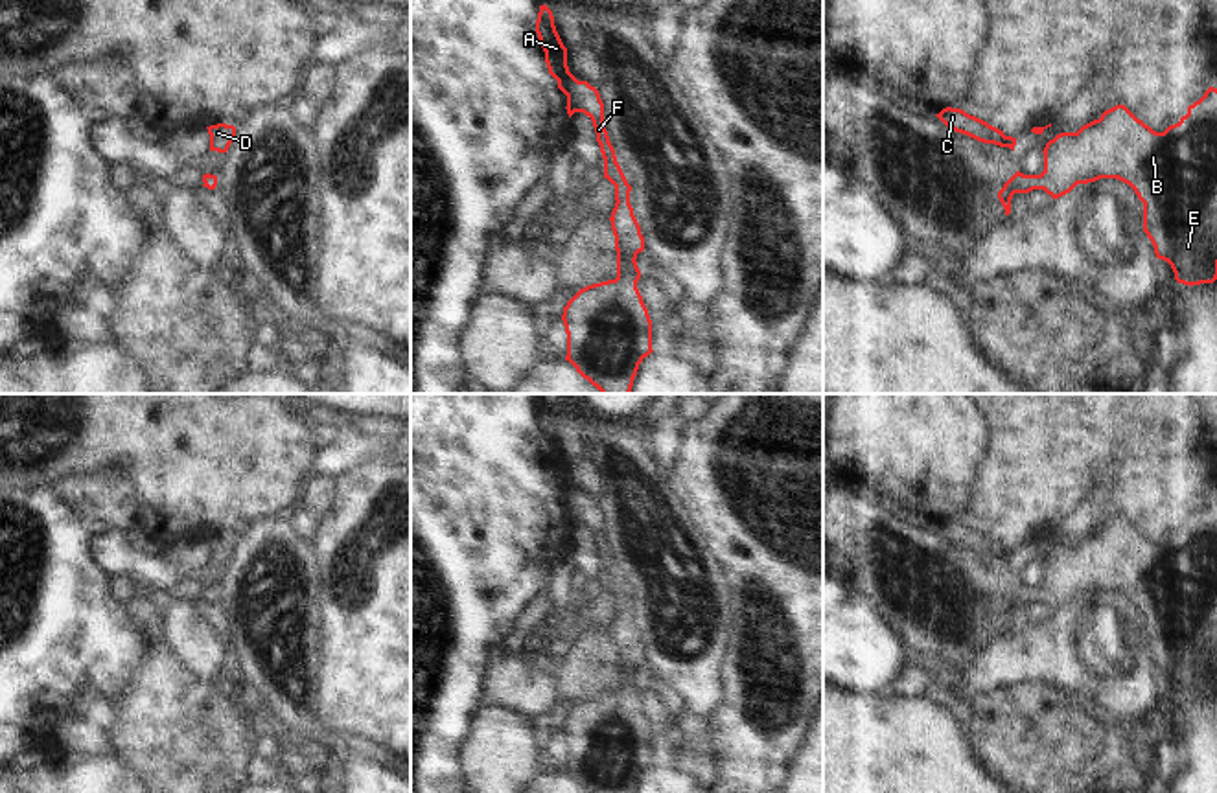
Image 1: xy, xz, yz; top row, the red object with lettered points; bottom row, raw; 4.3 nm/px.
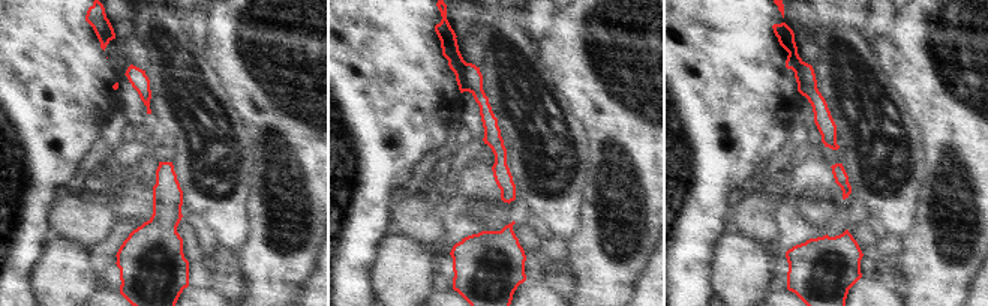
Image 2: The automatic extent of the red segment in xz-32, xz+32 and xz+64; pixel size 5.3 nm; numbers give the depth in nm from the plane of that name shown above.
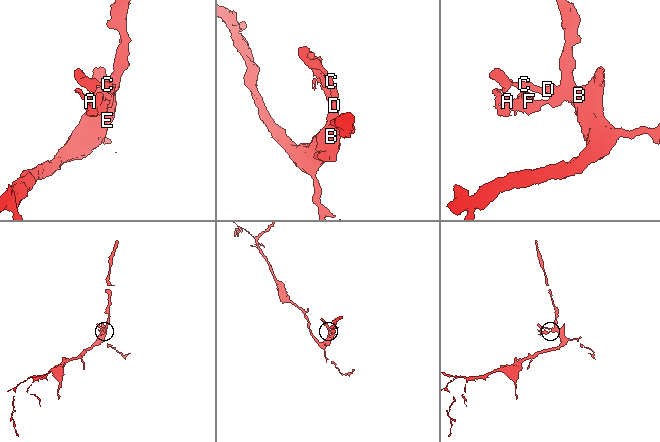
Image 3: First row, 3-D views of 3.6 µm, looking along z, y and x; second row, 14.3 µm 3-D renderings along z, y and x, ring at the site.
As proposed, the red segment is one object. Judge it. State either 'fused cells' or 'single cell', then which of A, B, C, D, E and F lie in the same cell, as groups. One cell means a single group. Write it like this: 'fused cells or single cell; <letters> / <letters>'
single cell; A B C D E F

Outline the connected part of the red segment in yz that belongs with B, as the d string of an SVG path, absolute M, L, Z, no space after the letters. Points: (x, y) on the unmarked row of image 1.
M1217 500L1188 519L1188 526L1164 545L1153 543L1125 517L1116 517L1083 537L1077 545L1061 545L1044 559L1044 583L1016 583L998 603L1011 626L1014 605L1044 602L1051 611L1070 605L1077 596L1118 591L1129 596L1143 615L1143 644L1158 672L1171 677L1175 692L1184 697L1217 692Z

